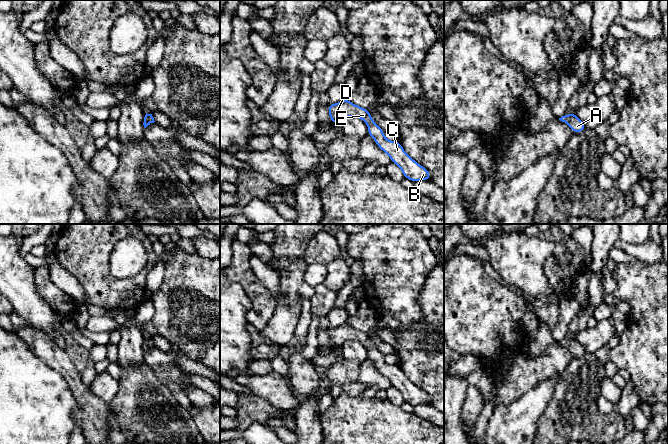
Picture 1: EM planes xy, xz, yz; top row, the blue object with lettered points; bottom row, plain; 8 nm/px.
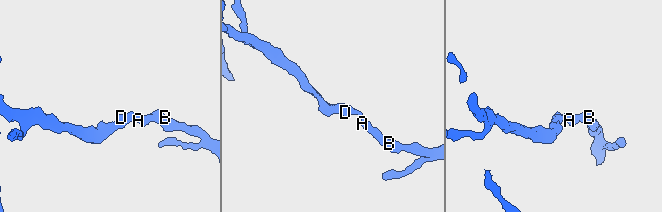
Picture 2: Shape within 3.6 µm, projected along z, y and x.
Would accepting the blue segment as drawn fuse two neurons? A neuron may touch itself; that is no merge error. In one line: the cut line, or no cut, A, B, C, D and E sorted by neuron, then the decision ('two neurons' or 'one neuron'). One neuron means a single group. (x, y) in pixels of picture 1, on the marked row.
cut none; groups A B C D E; one neuron

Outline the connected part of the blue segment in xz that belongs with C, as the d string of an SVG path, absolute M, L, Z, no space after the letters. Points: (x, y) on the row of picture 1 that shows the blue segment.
M347 98L327 106L330 114L330 120L333 124L342 122L346 117L359 117L368 125L368 135L371 136L377 146L387 153L391 162L398 165L405 178L416 182L419 180L430 180L430 172L418 164L409 155L407 155L398 141L389 141L384 136L384 131L373 121L367 109L351 103Z

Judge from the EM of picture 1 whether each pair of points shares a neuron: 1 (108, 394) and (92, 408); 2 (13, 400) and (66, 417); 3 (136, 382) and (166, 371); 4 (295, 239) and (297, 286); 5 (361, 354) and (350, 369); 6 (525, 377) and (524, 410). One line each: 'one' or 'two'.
1: two
2: one
3: two
4: one
5: two
6: two

